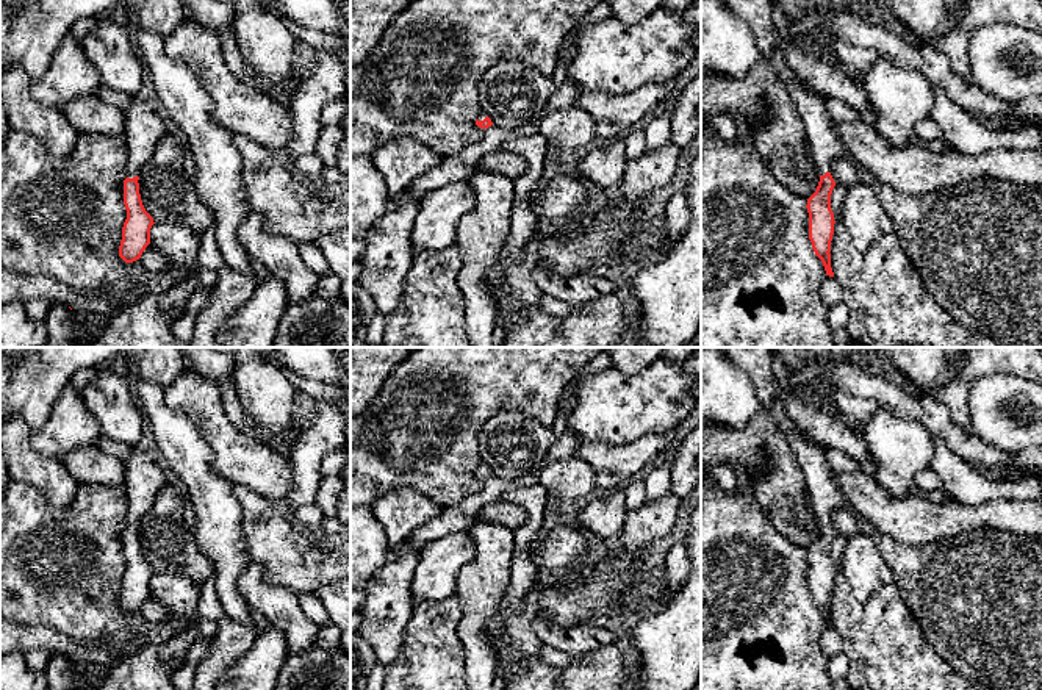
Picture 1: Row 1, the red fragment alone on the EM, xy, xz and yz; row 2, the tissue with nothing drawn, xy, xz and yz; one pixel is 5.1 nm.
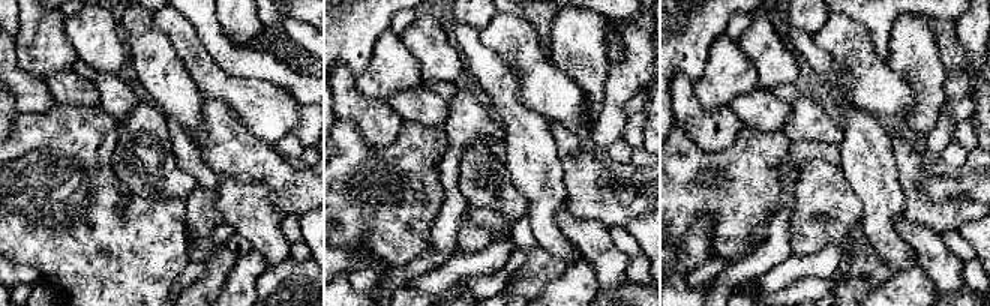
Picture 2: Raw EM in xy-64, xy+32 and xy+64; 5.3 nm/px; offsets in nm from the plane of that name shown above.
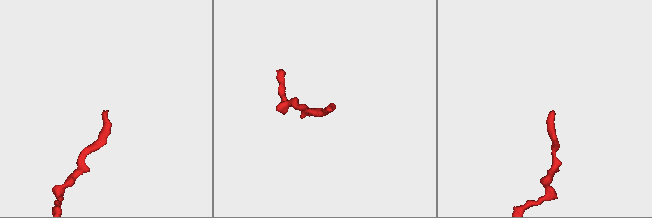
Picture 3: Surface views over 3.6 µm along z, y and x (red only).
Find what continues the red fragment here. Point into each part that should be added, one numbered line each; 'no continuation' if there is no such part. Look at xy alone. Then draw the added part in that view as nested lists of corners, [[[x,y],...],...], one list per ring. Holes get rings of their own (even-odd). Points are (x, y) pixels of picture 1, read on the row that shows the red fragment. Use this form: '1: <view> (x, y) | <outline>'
1: xy (144, 127) | [[[130,97],[131,103],[125,114],[125,139],[130,152],[127,177],[139,175],[142,166],[152,158],[158,141],[169,131],[160,116],[158,105]]]

